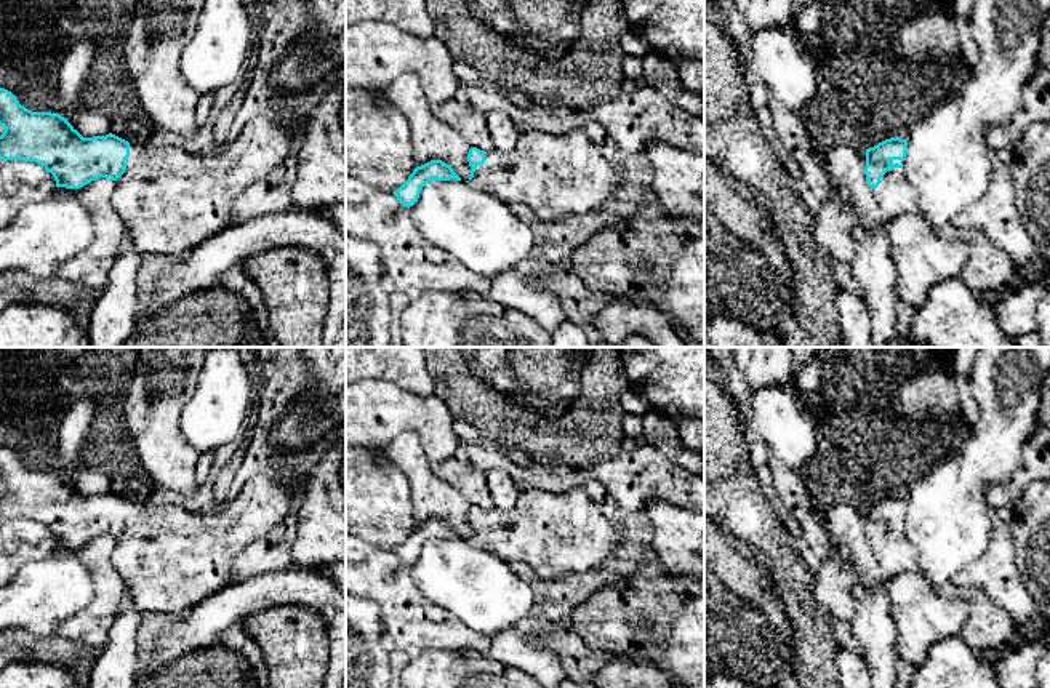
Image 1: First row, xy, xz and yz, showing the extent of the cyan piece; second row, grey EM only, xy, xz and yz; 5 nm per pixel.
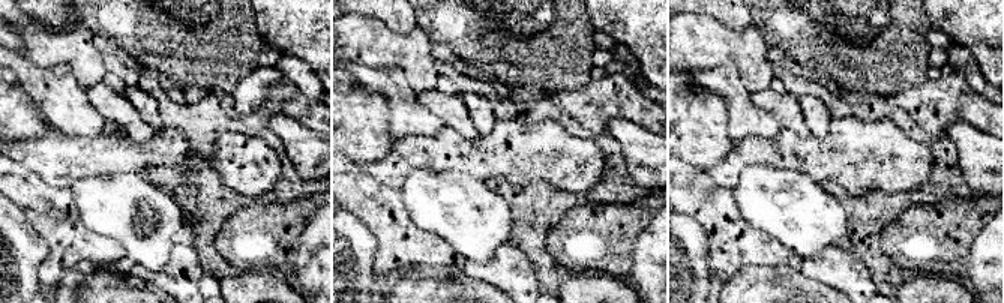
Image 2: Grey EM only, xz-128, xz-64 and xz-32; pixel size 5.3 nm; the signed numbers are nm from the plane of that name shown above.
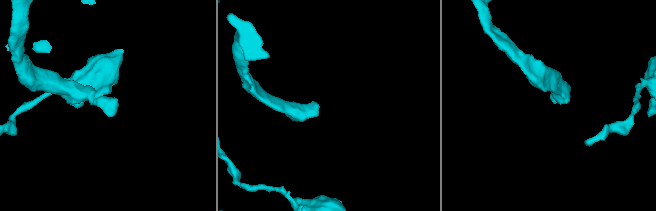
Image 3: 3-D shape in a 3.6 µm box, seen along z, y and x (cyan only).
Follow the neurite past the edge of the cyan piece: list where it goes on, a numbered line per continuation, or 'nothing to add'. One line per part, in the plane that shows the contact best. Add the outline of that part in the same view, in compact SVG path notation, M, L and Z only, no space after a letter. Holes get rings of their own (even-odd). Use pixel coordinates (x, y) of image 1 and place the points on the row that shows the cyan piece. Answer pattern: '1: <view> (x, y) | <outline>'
1: yz (893, 196) | M892 160L900 168L888 170L872 190L882 221L892 221L903 213L919 213L919 195L904 174L904 160Z

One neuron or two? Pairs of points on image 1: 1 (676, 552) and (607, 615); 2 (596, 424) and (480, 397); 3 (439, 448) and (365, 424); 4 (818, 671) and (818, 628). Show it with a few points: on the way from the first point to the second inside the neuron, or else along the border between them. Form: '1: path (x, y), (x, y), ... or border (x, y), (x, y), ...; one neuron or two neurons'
1: border (663, 572), (673, 576), (687, 576); two neurons
2: path (567, 432), (532, 432), (509, 424); one neuron
3: path (421, 429), (416, 424), (384, 424); one neuron
4: path (818, 660), (818, 639); one neuron

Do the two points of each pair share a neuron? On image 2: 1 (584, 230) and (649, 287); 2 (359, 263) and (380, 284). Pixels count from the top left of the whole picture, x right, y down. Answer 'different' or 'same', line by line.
1: same
2: different

